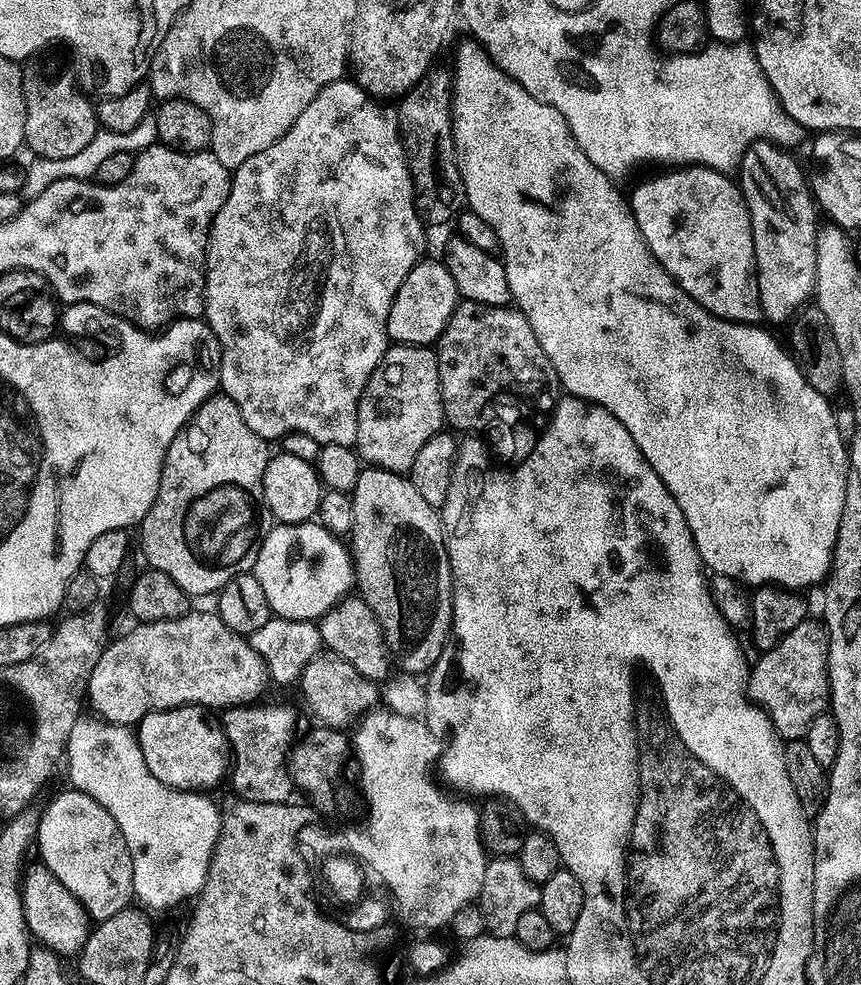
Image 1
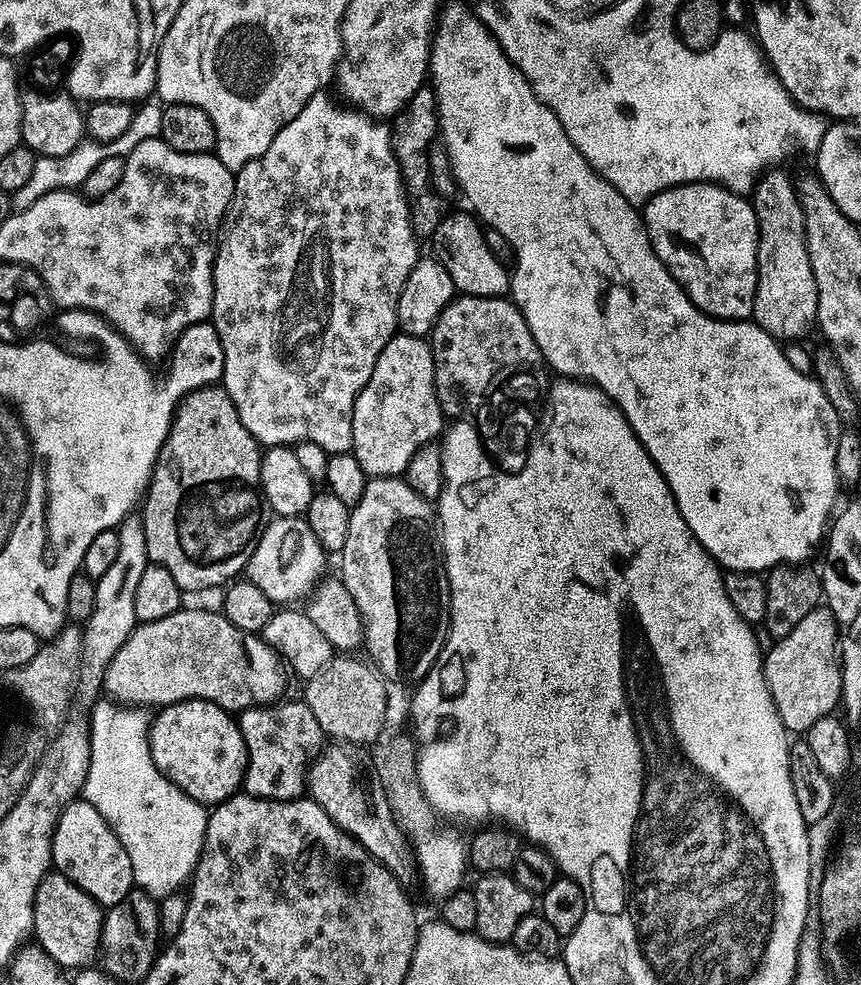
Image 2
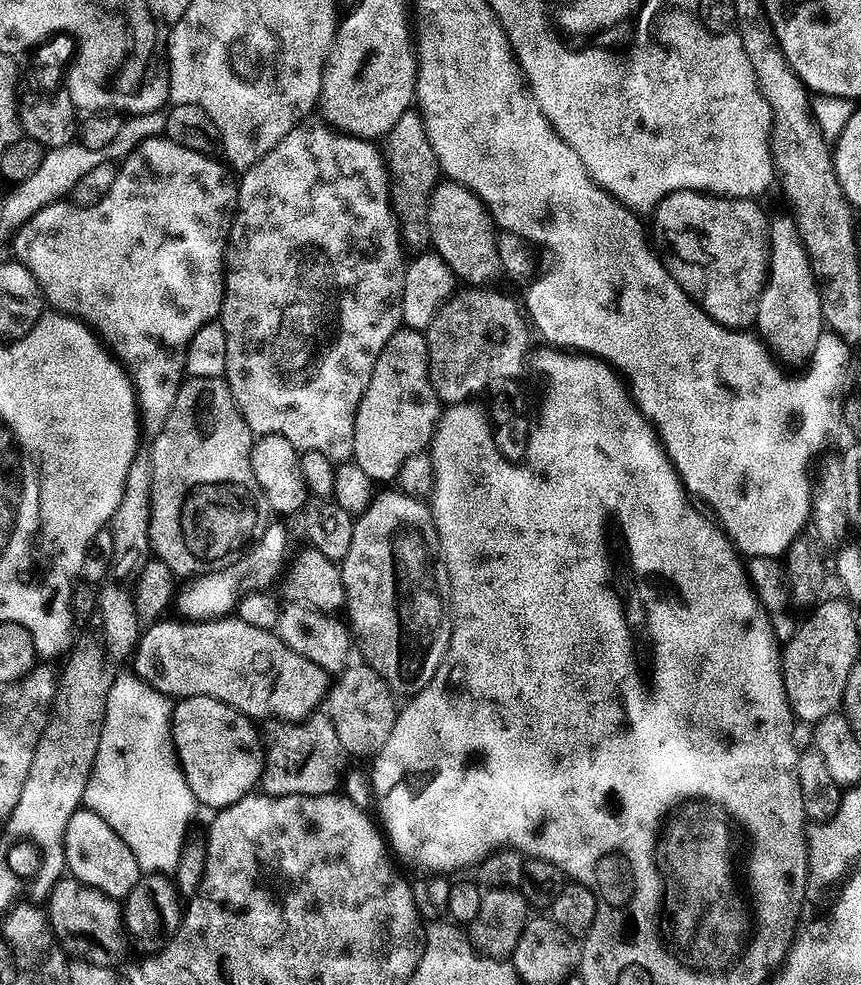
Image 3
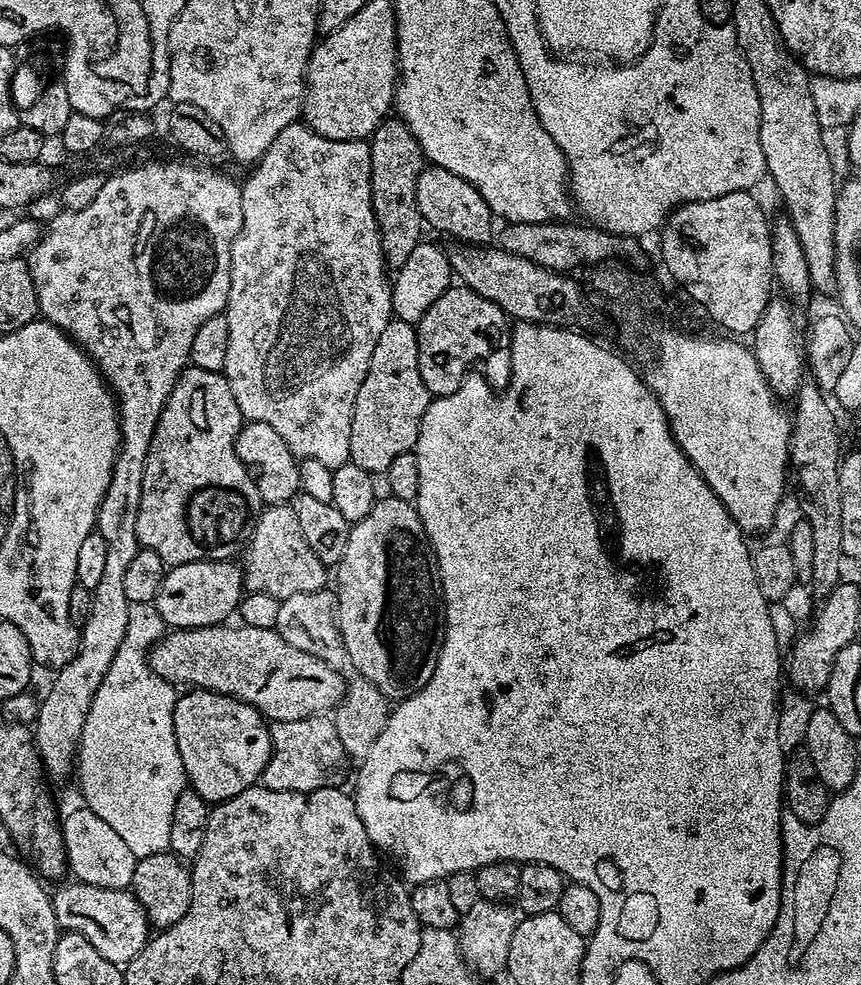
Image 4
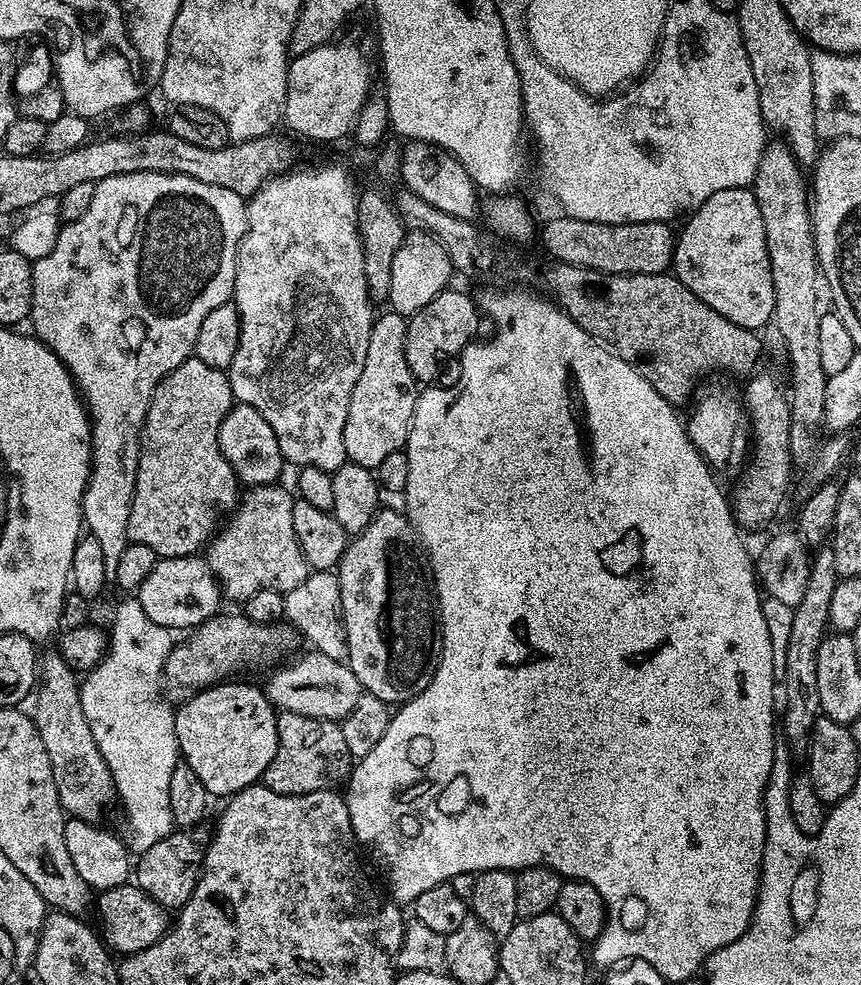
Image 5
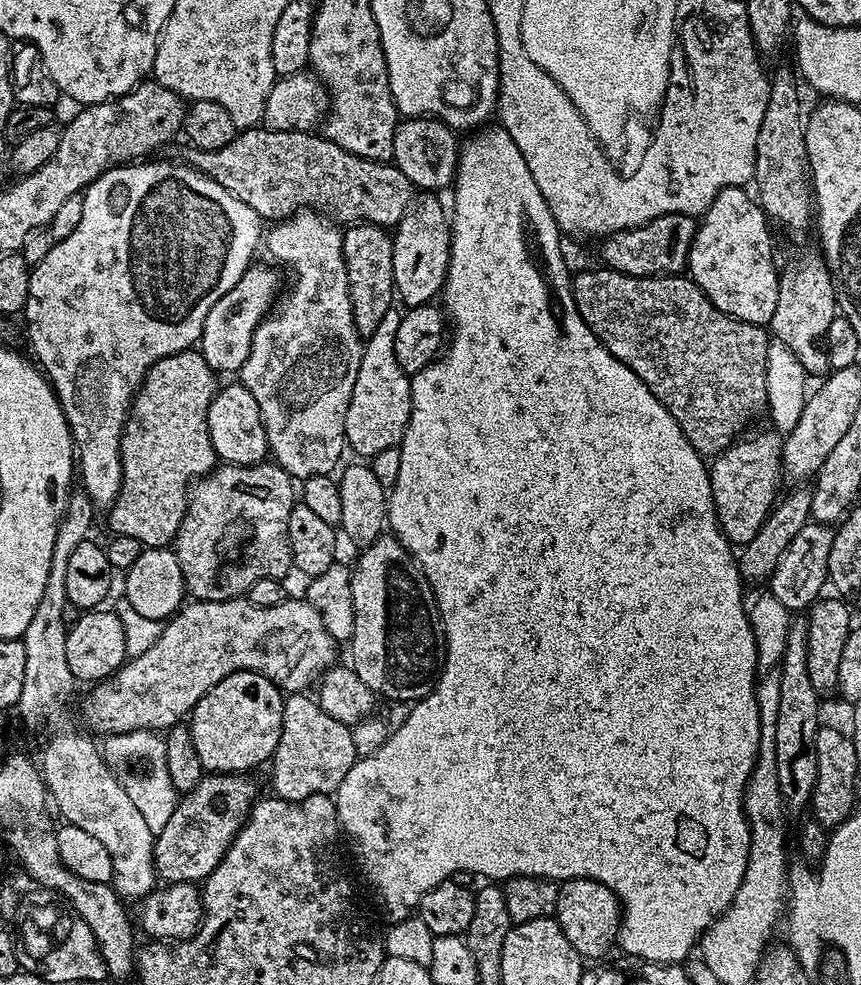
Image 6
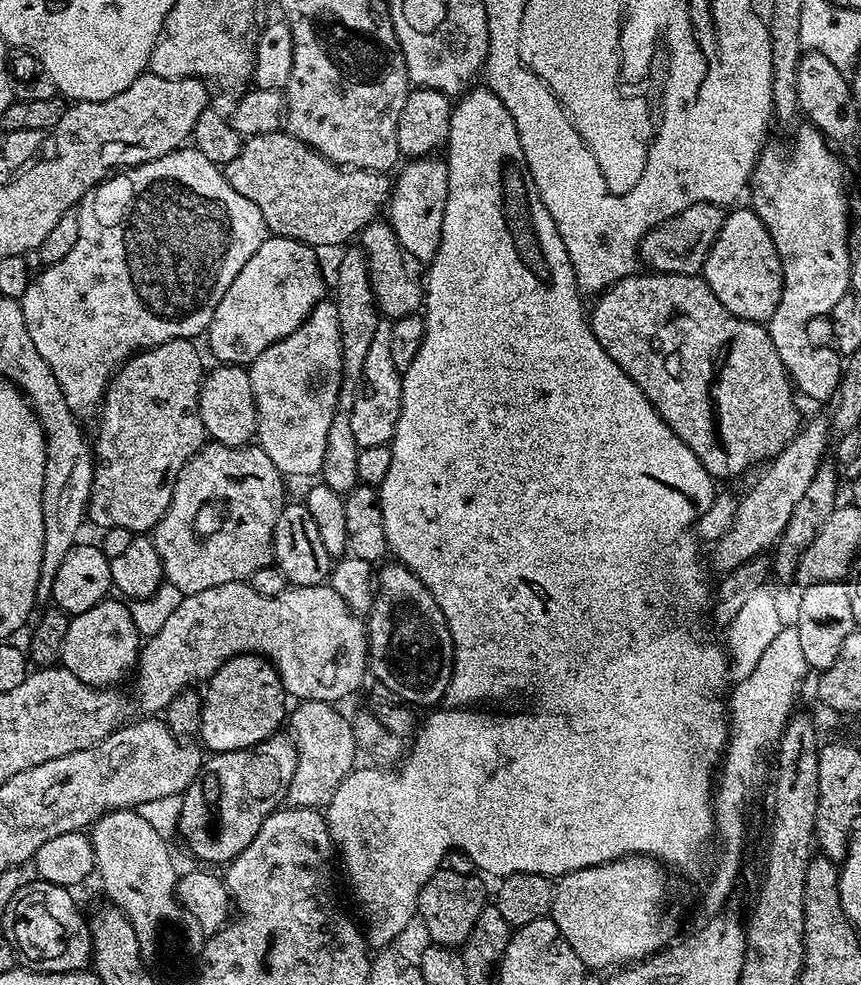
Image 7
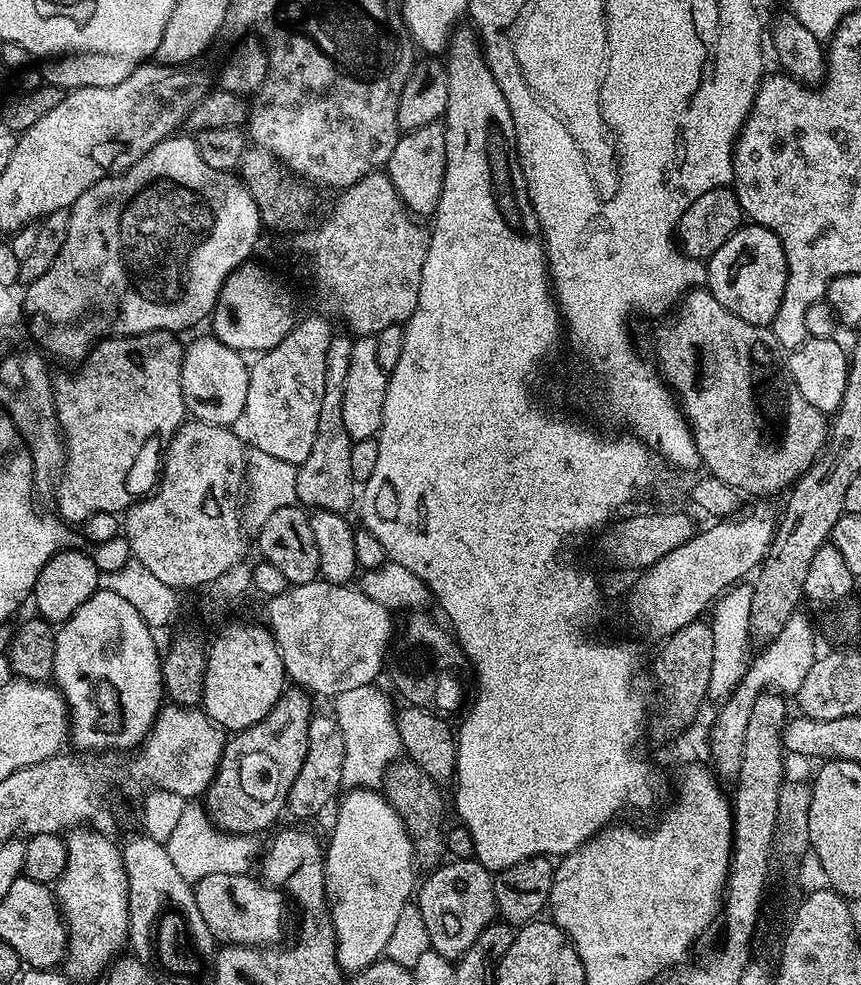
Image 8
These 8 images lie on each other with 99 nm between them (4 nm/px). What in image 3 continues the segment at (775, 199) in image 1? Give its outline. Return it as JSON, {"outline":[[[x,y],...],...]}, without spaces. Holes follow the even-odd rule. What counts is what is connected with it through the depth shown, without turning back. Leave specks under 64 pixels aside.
{"outline":[[[788,214],[773,215],[768,222],[768,275],[758,302],[754,328],[781,361],[789,360],[792,364],[807,361],[826,332],[820,285],[800,241],[798,226]]]}

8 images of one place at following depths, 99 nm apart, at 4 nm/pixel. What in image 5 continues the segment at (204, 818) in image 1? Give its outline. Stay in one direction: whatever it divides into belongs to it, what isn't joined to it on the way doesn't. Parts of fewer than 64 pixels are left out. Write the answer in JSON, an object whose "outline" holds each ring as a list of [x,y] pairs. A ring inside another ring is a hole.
{"outline":[[[136,598],[124,600],[112,616],[112,633],[109,631],[106,636],[104,659],[85,675],[88,677],[80,680],[82,714],[86,714],[90,734],[94,734],[94,742],[98,744],[98,750],[102,752],[102,758],[106,758],[106,766],[112,772],[119,803],[124,803],[124,816],[128,819],[127,839],[137,853],[150,850],[154,842],[162,842],[162,838],[174,831],[169,797],[170,776],[181,755],[174,730],[176,714],[173,705],[166,702],[162,695],[164,662],[172,652],[172,636],[169,629],[155,623],[142,610]]]}

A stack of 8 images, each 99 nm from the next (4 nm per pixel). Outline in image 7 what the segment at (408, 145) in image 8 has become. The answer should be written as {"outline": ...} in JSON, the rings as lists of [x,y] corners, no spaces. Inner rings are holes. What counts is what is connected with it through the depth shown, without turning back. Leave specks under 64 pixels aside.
{"outline":[[[425,154],[409,159],[395,173],[396,180],[394,176],[394,187],[386,205],[386,218],[395,230],[398,242],[416,262],[431,262],[442,238],[442,218],[446,214],[448,197],[448,162],[438,157],[436,154]]]}

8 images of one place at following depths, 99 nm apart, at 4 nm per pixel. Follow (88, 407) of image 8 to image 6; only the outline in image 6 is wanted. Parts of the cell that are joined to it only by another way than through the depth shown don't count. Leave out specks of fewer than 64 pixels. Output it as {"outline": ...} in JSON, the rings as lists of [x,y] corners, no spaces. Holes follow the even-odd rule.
{"outline":[[[198,350],[170,354],[148,368],[140,389],[132,400],[132,411],[124,424],[120,443],[122,458],[122,486],[118,498],[107,513],[108,524],[117,536],[136,538],[144,548],[166,548],[175,541],[188,509],[190,485],[197,478],[208,475],[217,467],[218,457],[210,442],[208,411],[218,391],[217,373]]]}

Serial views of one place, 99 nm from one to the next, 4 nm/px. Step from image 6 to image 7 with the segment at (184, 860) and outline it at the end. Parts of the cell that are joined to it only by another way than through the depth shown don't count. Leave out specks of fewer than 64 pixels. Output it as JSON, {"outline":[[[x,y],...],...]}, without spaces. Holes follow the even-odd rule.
{"outline":[[[288,734],[271,736],[242,750],[209,755],[196,781],[182,793],[179,839],[189,840],[208,860],[230,862],[254,842],[262,822],[287,797],[297,766],[296,742]]]}

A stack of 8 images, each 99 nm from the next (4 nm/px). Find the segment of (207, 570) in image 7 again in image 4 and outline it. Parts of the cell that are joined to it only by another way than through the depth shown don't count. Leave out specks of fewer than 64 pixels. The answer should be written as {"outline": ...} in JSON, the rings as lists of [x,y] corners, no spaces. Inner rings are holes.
{"outline":[[[291,503],[269,504],[263,510],[265,512],[260,517],[255,517],[247,537],[248,549],[242,559],[243,587],[248,592],[265,592],[281,598],[321,591],[327,585],[324,584],[327,580],[329,583],[329,569],[320,561],[318,554],[310,550]]]}

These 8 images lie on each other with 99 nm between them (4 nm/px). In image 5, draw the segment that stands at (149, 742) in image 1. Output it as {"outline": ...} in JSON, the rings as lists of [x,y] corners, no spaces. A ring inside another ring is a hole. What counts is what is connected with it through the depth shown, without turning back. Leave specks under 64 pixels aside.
{"outline":[[[221,682],[213,684],[212,687],[204,689],[202,692],[197,692],[196,695],[183,701],[175,709],[176,721],[174,722],[174,730],[176,731],[176,741],[180,747],[180,755],[182,760],[198,774],[199,781],[205,786],[209,797],[216,798],[216,796],[224,796],[223,798],[231,798],[240,792],[243,788],[248,788],[250,785],[257,783],[263,777],[264,771],[270,766],[270,762],[274,758],[274,754],[278,750],[278,726],[276,725],[276,717],[278,715],[277,709],[273,703],[268,699],[268,695],[263,687],[255,688],[252,684],[228,684],[232,682]]]}

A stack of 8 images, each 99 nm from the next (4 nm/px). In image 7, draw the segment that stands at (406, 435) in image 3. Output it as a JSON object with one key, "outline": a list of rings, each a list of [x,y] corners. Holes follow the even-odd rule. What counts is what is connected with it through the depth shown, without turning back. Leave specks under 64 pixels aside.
{"outline":[[[381,322],[376,327],[374,342],[370,342],[370,350],[366,350],[364,359],[364,378],[358,388],[358,395],[352,407],[350,430],[354,430],[354,442],[360,448],[382,446],[392,439],[398,414],[400,413],[400,399],[402,398],[401,369],[394,366],[390,358],[391,323]]]}

